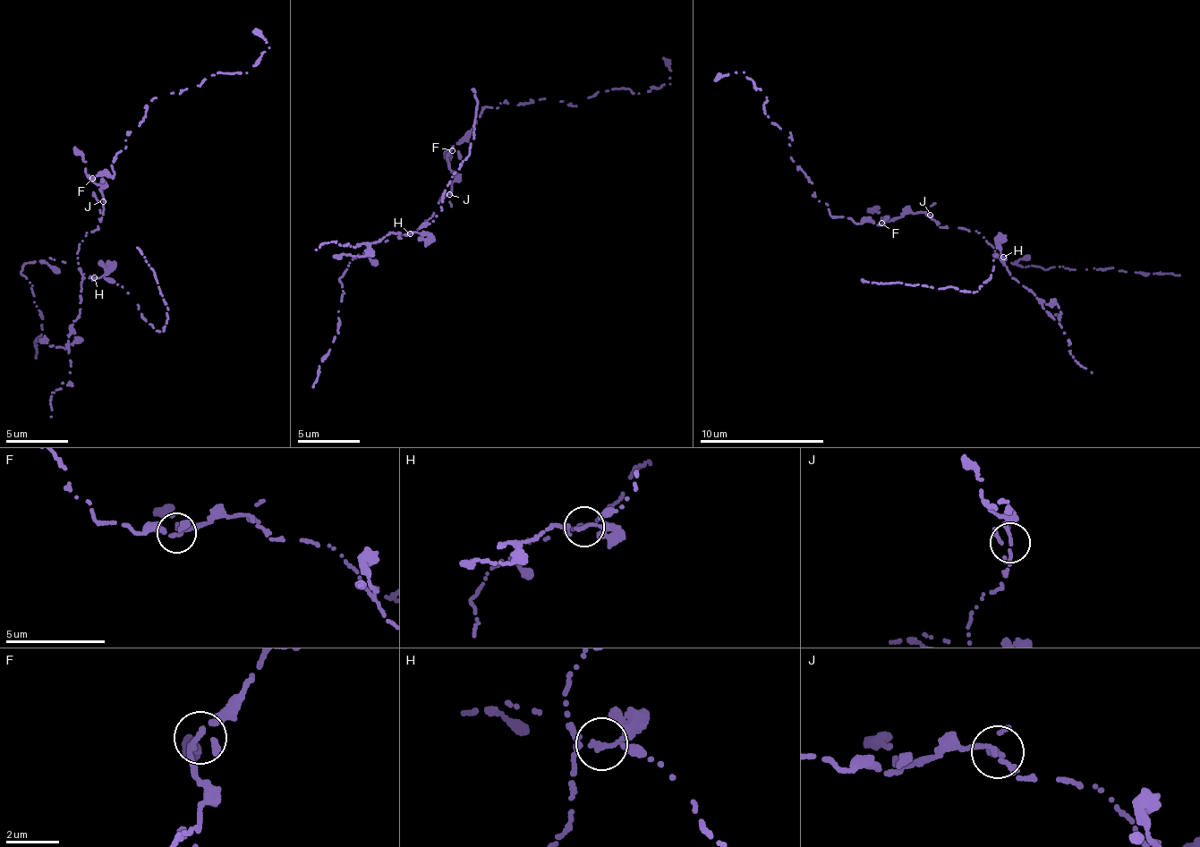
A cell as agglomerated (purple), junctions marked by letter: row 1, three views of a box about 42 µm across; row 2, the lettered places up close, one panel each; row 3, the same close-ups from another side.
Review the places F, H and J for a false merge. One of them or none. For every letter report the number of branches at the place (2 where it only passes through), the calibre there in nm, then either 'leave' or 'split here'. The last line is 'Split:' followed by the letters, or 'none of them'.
F: 4 branches meet; 170 nm thick; leave
H: 4 branches meet; 140 nm thick; split here
J: 4 branches meet; 150 nm thick; leave
Split: H

